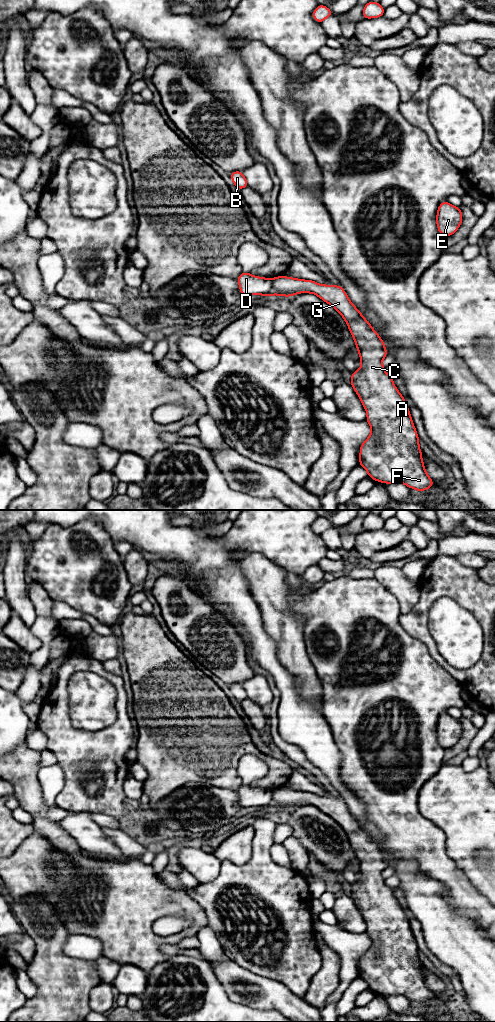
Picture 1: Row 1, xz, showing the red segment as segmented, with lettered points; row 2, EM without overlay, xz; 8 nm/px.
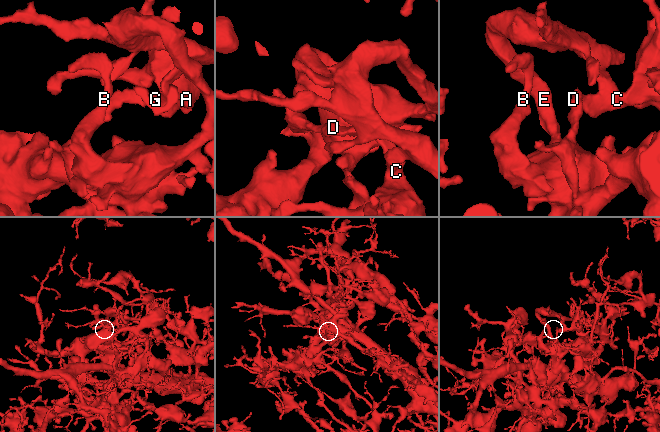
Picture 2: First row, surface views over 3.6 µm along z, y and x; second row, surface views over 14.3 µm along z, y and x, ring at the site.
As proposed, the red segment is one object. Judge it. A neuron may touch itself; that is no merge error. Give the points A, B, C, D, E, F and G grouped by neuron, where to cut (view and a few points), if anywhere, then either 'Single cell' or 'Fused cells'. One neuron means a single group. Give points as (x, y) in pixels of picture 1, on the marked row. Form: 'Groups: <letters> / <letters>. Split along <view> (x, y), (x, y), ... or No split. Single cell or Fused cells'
Groups: A B C E F G / D. Split along xz (271, 279), (274, 293). Fused cells

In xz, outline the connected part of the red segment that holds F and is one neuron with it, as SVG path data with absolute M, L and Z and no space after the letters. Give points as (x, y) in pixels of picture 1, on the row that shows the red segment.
M278 276L272 279L275 295L291 297L299 293L312 293L331 305L345 320L355 341L362 366L351 374L351 386L360 398L366 410L366 421L371 427L370 436L360 445L359 465L368 472L368 477L374 481L398 484L402 483L419 492L434 485L427 474L422 452L419 447L419 437L413 424L405 398L393 383L393 377L385 372L382 360L388 352L379 334L364 318L362 313L348 298L340 285L318 284L313 280L296 279Z

